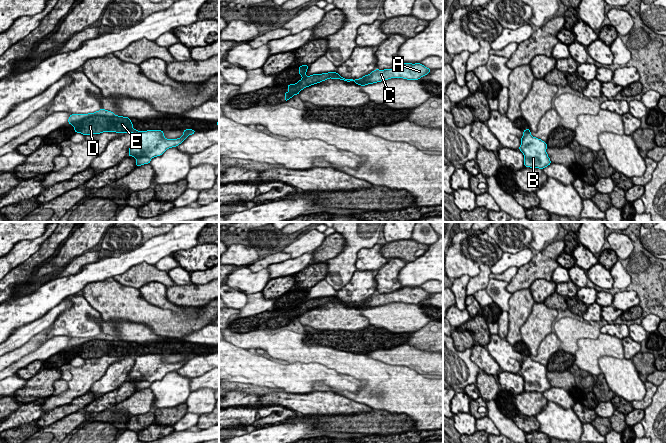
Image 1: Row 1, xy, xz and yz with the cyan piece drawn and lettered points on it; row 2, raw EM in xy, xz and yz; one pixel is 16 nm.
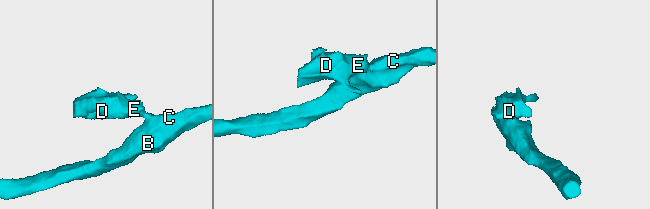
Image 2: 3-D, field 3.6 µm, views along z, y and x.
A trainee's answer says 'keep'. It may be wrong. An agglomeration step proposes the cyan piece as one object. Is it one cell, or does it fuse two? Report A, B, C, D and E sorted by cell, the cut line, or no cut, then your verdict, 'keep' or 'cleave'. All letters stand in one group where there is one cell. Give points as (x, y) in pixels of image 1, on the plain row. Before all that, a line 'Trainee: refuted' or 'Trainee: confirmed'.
Trainee: refuted
A B C / D E; cut in xz along (361, 302), (359, 308); cleave

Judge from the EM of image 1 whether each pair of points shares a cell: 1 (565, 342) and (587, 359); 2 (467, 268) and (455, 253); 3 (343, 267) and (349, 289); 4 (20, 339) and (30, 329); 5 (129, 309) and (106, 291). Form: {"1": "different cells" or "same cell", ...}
{"1": "different cells", "2": "same cell", "3": "different cells", "4": "same cell", "5": "same cell"}

